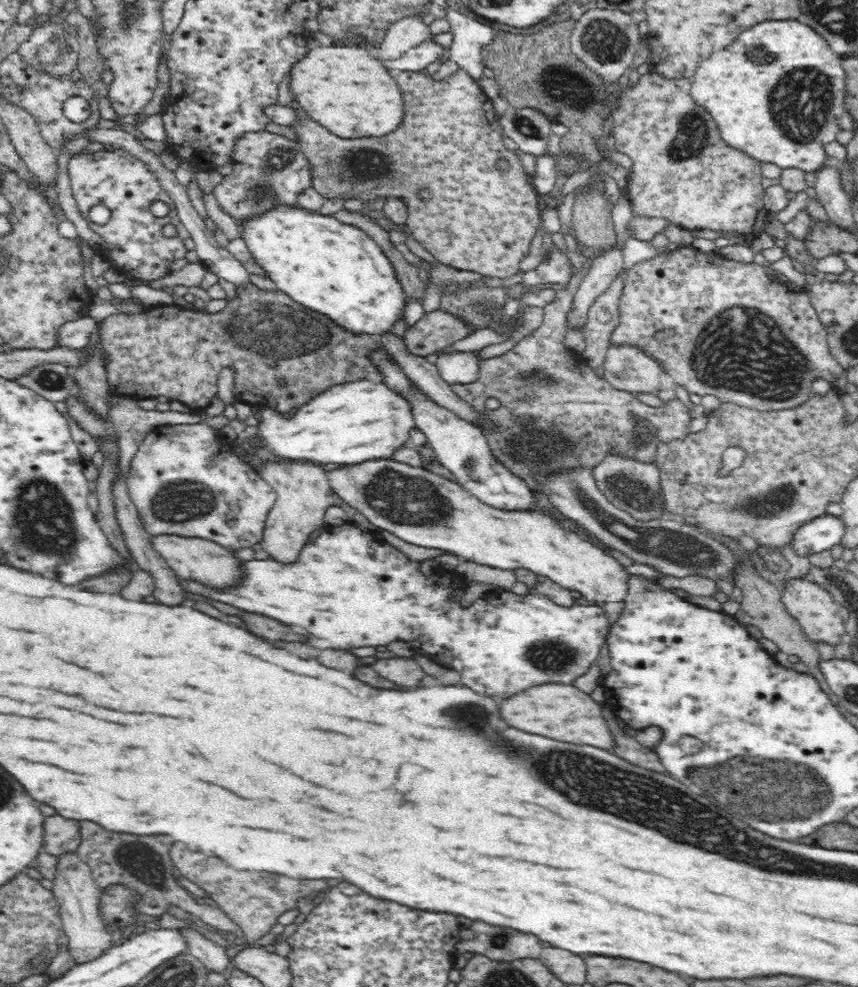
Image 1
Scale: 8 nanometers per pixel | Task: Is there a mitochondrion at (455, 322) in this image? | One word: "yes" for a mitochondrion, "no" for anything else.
no

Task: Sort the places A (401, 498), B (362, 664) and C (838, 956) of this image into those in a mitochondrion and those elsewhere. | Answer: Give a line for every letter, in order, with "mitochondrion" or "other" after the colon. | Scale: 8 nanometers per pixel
A: mitochondrion
B: other
C: other

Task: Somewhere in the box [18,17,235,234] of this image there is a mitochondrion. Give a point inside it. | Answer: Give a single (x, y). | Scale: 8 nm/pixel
(62, 66)

